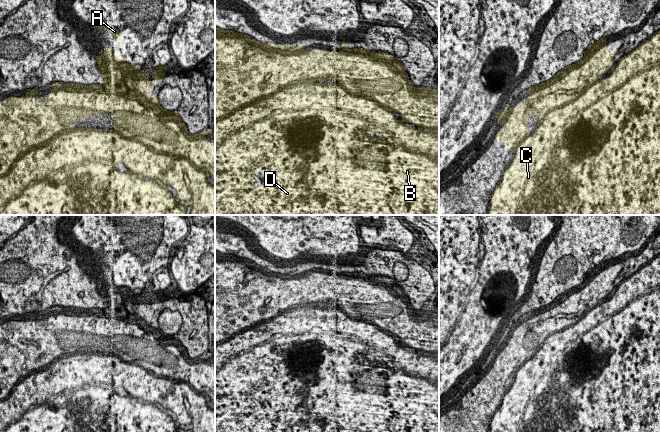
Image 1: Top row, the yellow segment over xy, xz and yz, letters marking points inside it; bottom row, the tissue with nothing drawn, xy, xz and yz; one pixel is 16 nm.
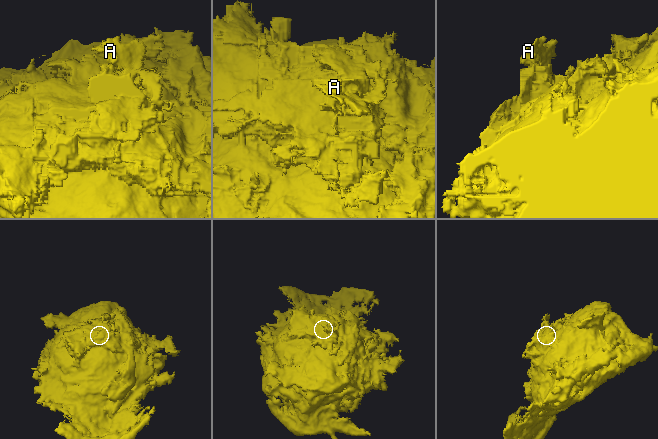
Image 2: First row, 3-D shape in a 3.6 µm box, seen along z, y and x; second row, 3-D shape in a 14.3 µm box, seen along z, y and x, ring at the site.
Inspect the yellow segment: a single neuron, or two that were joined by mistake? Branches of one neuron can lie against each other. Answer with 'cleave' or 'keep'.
cleave

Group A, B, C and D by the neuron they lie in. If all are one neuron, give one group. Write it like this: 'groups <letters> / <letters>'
groups A / B C D

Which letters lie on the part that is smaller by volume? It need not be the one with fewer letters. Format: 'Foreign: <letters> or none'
Foreign: A

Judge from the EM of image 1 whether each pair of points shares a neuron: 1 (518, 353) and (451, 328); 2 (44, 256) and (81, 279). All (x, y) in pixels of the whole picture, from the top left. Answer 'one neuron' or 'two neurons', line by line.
1: two neurons
2: two neurons

